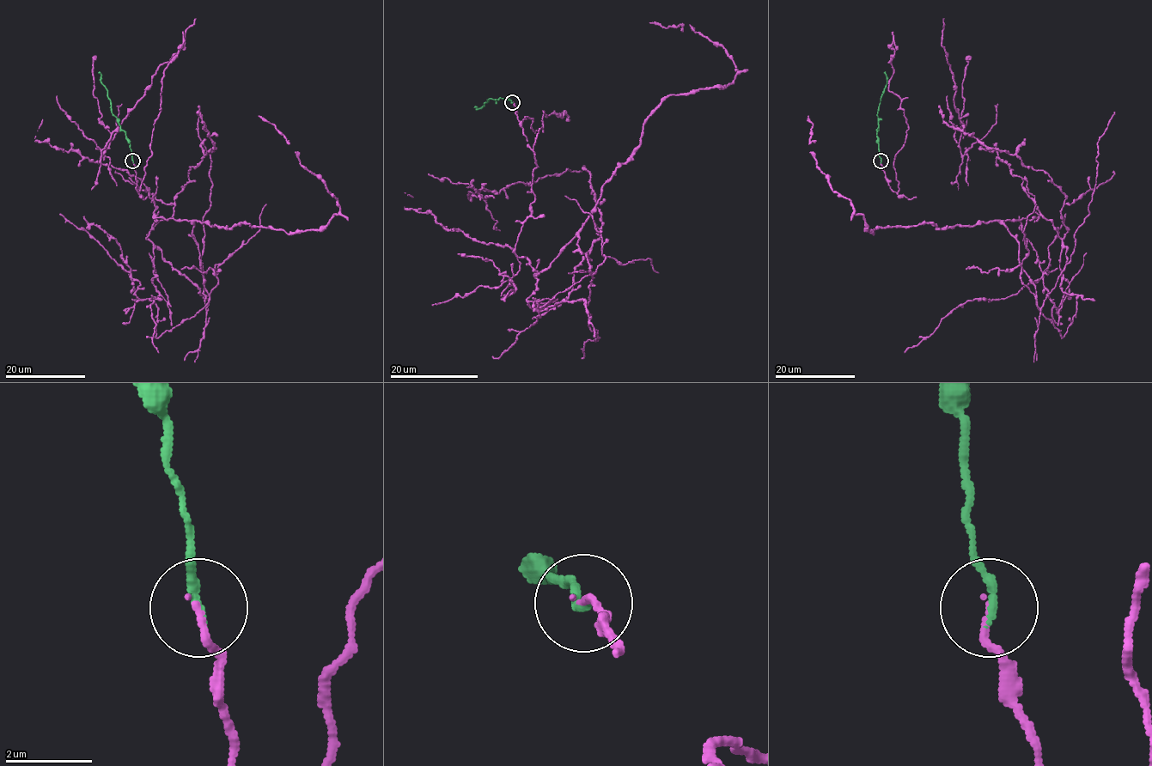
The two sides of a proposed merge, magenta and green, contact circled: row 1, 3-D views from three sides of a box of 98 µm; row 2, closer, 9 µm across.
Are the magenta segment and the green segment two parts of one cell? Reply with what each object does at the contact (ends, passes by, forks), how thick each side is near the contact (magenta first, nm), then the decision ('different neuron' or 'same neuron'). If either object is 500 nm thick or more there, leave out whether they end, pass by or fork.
magenta ends; green ends; calibres 150 and 200 nm; different neuron

